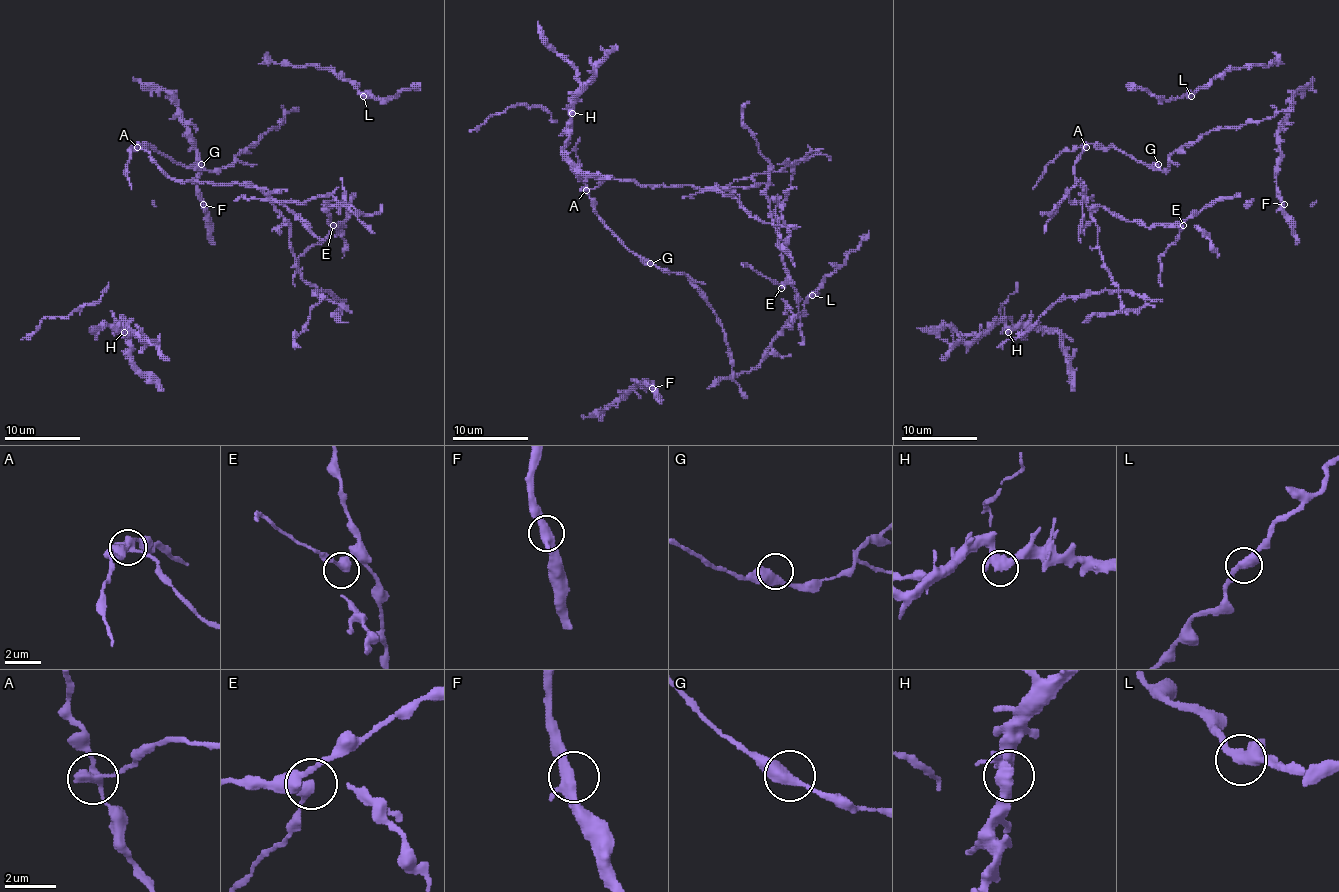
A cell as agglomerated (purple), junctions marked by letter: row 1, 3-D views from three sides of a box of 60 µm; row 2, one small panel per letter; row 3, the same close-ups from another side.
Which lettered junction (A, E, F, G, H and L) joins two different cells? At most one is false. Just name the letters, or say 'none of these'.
A

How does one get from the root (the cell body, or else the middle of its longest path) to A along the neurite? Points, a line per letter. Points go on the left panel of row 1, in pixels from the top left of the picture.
A: (196, 170), (141, 144), (137, 147)

